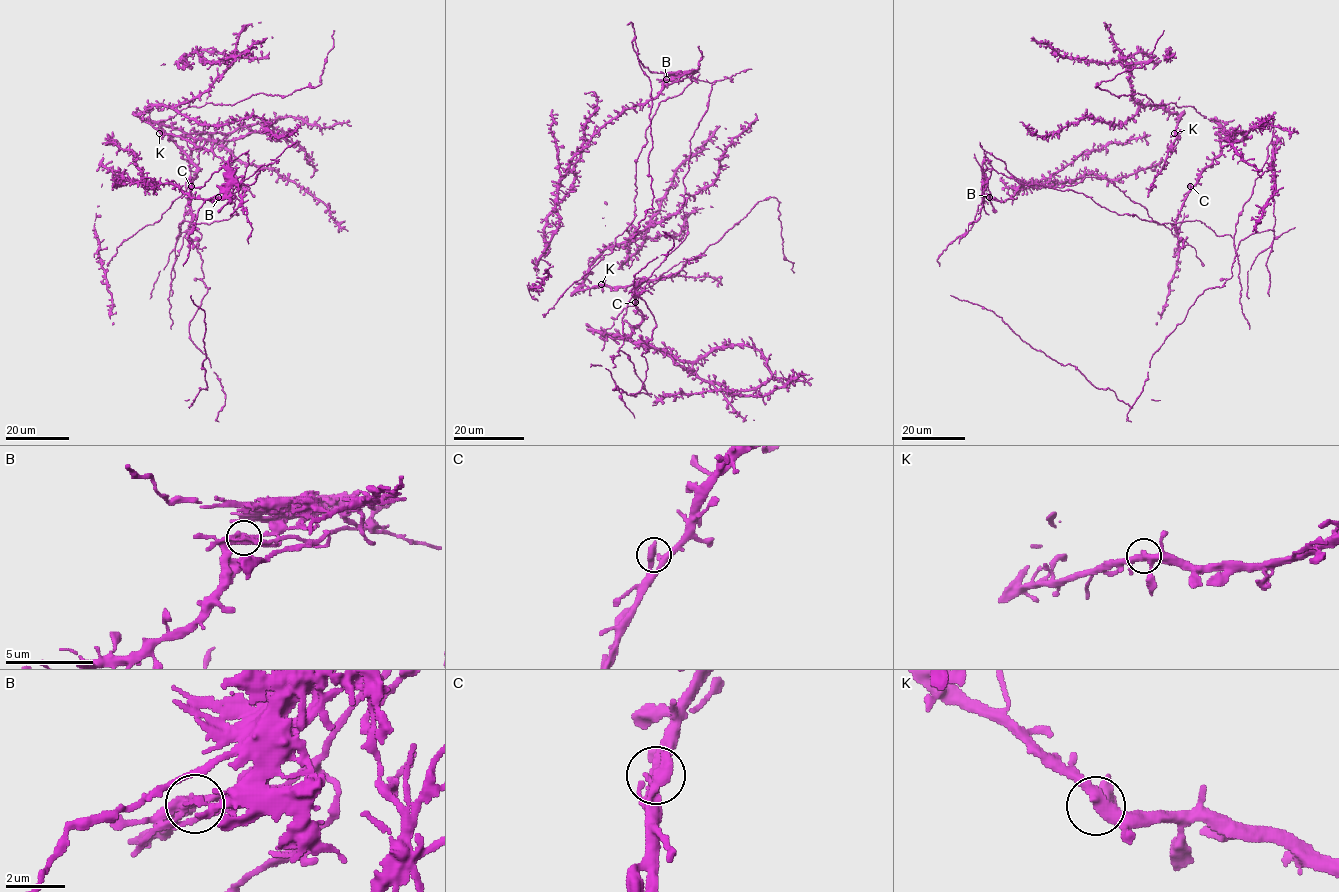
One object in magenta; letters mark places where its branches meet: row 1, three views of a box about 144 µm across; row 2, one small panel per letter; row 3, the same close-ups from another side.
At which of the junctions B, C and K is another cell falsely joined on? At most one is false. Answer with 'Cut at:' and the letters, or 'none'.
Cut at: B

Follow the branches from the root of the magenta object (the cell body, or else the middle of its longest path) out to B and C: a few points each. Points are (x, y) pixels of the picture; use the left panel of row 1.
B: (179, 234), (183, 220), (210, 224), (237, 215), (234, 193), (241, 185), (253, 184), (259, 168), (219, 197)
C: (179, 234), (179, 224), (183, 220), (194, 223), (191, 186)

